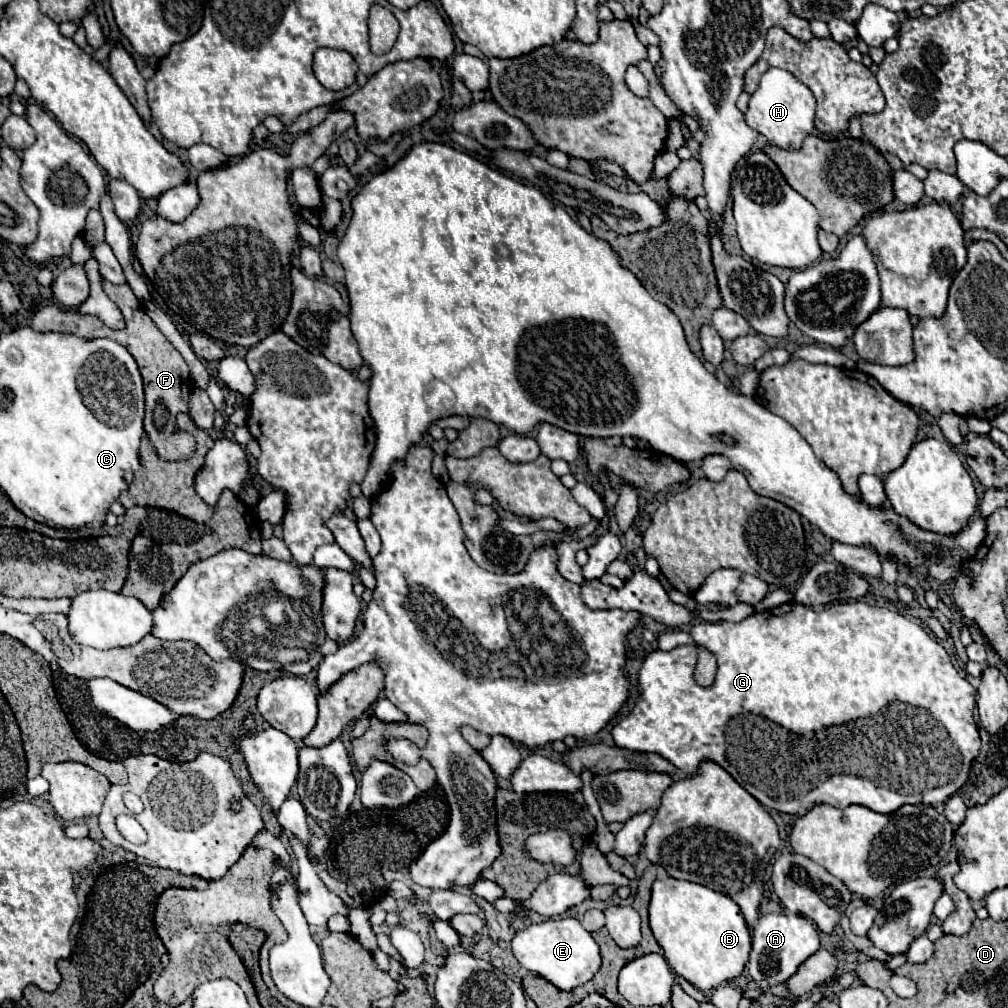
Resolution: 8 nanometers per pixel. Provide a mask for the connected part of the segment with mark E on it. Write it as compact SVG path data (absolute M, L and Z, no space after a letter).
M550 918L542 924L532 924L514 936L512 950L526 970L546 978L550 984L558 986L558 990L566 992L586 984L600 970L598 944L576 918Z

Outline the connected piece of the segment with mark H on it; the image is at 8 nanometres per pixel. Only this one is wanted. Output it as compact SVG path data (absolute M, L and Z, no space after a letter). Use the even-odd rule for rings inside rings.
M770 68L762 80L758 90L750 98L750 106L746 112L746 124L762 134L770 144L784 150L798 150L808 134L814 134L814 114L816 100L806 84L796 80L790 72L780 68Z

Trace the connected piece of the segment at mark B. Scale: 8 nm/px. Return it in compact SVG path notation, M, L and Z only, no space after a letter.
M666 878L656 880L650 900L650 928L664 950L668 966L698 990L712 990L744 972L752 950L750 928L738 904L702 884Z

